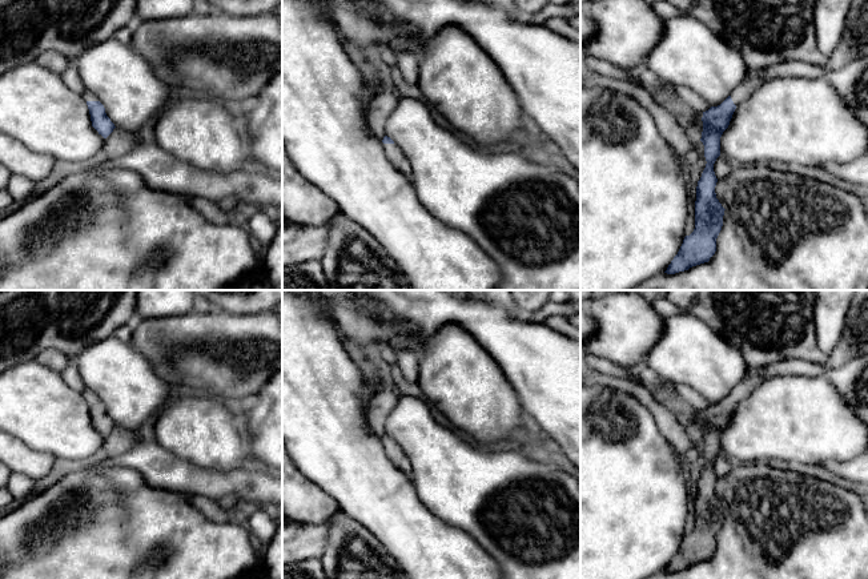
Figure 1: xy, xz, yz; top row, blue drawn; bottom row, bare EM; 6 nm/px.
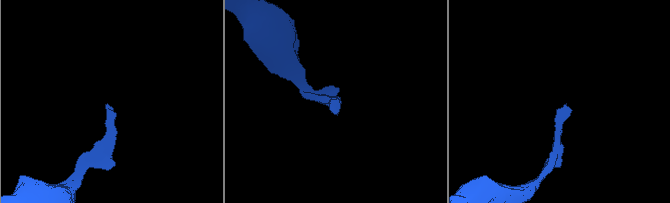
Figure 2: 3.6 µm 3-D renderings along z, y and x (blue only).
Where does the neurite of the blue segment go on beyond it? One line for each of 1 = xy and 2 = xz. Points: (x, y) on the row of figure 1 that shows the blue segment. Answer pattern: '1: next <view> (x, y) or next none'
1: next xy (88, 95)
2: next xz (393, 152)

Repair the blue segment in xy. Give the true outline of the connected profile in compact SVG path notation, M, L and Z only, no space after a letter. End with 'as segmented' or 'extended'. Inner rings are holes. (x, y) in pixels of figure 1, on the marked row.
M85 89L83 96L89 109L92 126L99 132L99 134L107 138L116 128L114 124L107 116L104 105L92 91Z | extended

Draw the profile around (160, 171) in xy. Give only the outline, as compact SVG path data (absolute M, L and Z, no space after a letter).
M154 142L140 144L121 158L101 165L88 164L87 168L133 170L152 189L200 196L214 202L236 196L238 202L253 204L261 210L269 205L282 208L282 176L246 168L232 173L201 170L181 162Z

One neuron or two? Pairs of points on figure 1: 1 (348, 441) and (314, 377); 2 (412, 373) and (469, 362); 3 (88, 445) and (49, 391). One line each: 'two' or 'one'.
1: one
2: two
3: one

